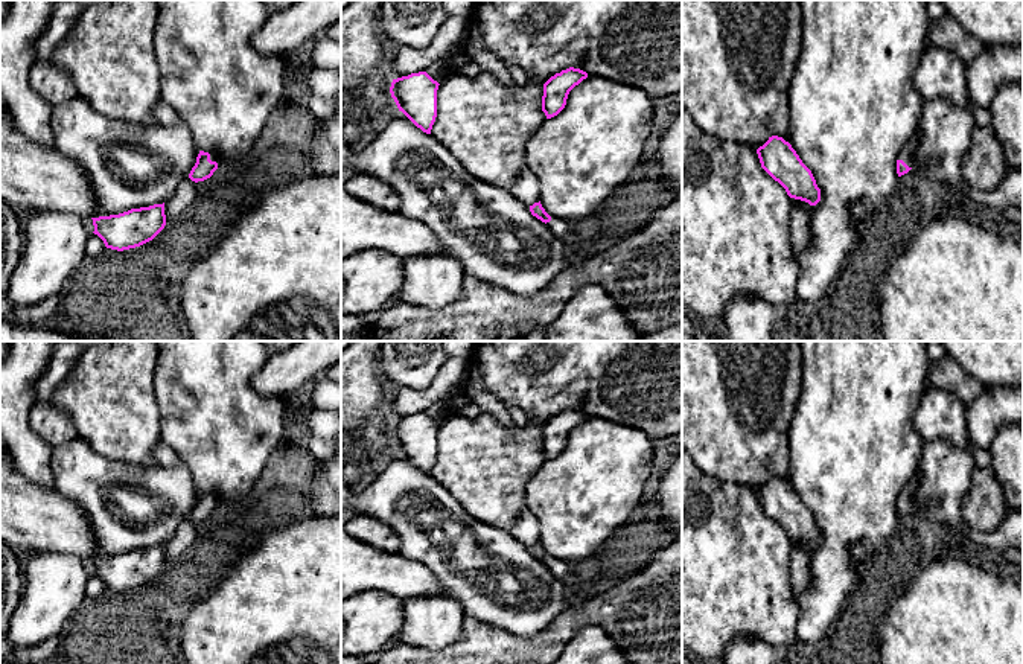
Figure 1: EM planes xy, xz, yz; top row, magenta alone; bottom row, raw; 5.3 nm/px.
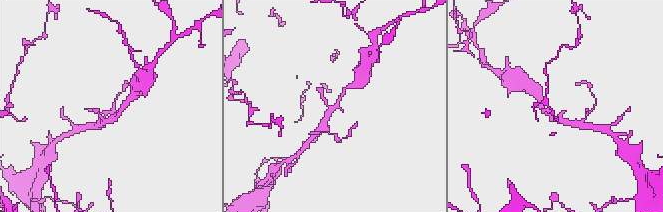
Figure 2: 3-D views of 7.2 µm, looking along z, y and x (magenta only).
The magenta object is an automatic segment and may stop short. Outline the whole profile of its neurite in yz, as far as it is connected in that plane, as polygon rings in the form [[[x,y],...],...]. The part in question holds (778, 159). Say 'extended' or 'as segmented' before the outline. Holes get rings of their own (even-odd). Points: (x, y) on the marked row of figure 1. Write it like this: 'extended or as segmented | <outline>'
as segmented | [[[769,137],[757,149],[757,154],[761,168],[786,189],[790,198],[805,201],[810,206],[816,206],[821,201],[821,189],[811,171],[782,137]]]

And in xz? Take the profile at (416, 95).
as segmented | [[[419,72],[393,79],[390,87],[399,111],[426,134],[431,134],[437,117],[438,85],[426,72]]]

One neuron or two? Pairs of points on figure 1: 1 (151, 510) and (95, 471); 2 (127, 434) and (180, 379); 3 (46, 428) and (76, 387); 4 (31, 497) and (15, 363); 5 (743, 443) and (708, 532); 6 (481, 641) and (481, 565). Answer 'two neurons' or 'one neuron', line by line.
1: one neuron
2: two neurons
3: two neurons
4: two neurons
5: two neurons
6: two neurons

